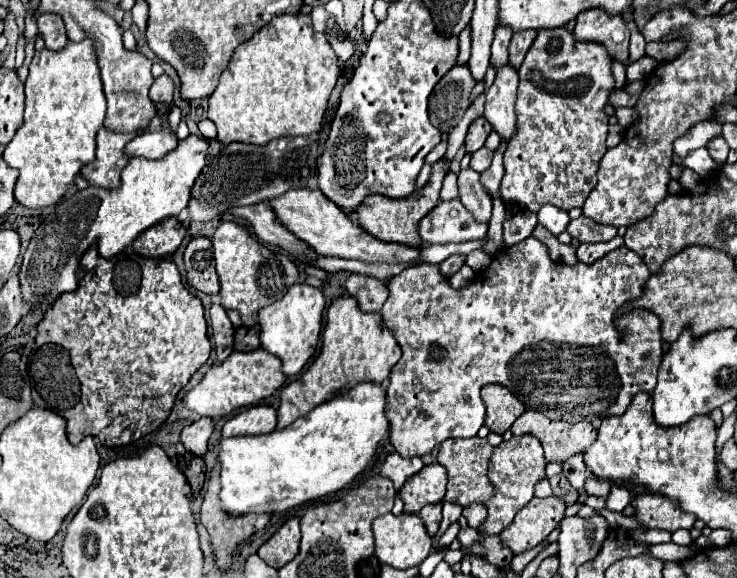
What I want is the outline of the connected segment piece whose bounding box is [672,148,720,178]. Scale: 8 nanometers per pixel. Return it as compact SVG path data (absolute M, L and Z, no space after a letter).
M698 148L698 150L690 152L686 158L680 158L678 154L674 154L674 156L672 156L672 162L674 162L674 164L678 164L678 166L692 168L692 170L694 170L696 174L700 174L702 178L704 178L704 176L708 176L712 170L720 168L720 166L710 158L710 154L708 154L708 150L706 150L706 148Z

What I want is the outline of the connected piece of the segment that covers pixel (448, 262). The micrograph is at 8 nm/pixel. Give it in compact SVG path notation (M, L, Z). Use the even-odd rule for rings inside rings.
M452 254L438 268L446 278L450 278L454 272L458 272L464 266L464 262L466 262L466 254Z

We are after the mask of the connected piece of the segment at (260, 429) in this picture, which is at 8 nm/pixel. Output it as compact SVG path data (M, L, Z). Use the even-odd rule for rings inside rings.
M252 406L230 418L222 436L246 436L246 434L268 434L276 428L276 410L272 406Z

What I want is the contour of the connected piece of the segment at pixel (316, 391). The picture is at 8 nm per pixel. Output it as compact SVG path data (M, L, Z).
M352 296L336 298L328 308L326 328L322 336L322 350L308 366L308 370L288 384L280 392L280 408L278 408L278 430L290 426L296 418L308 414L318 404L332 400L334 396L362 384L376 382L384 384L390 376L392 366L400 360L400 346L394 336L382 326L380 314L366 314L358 310L358 302Z

